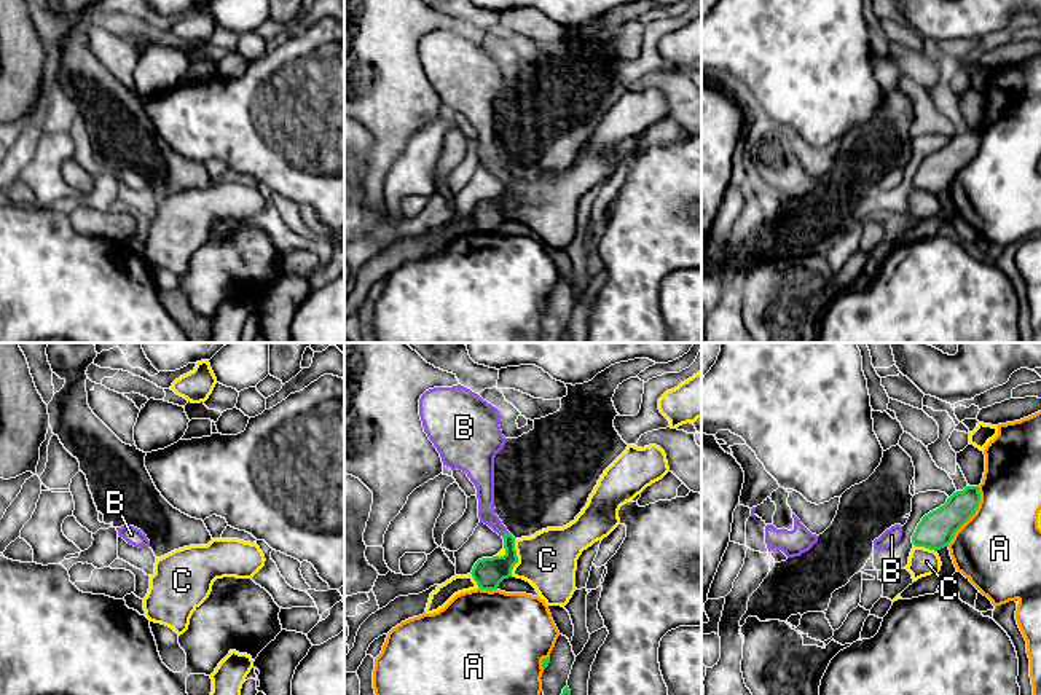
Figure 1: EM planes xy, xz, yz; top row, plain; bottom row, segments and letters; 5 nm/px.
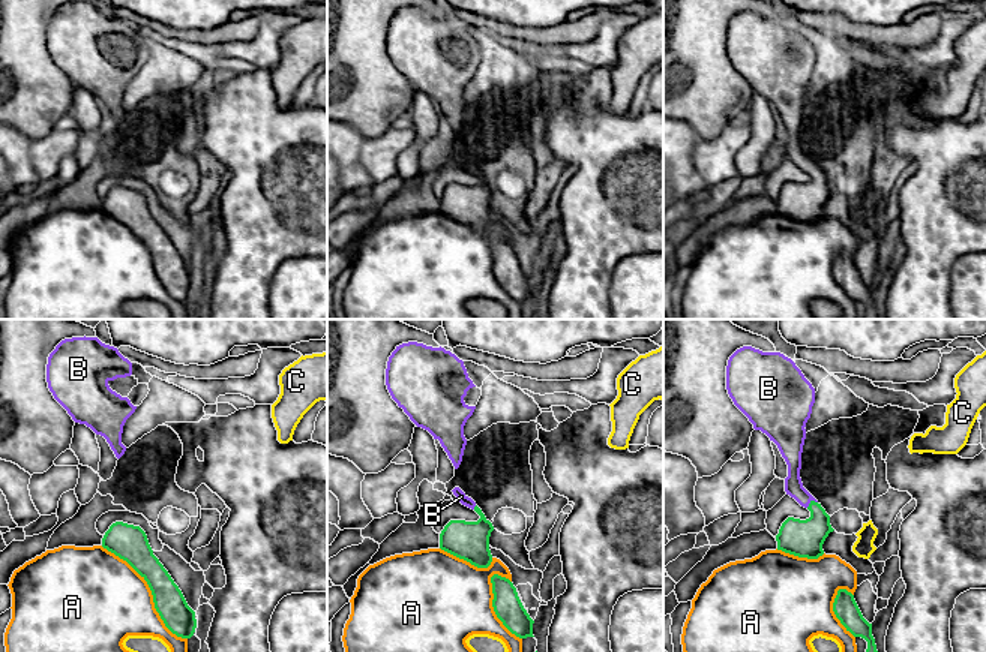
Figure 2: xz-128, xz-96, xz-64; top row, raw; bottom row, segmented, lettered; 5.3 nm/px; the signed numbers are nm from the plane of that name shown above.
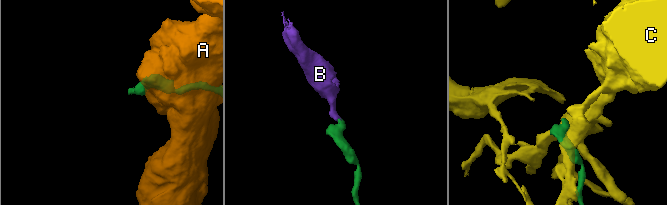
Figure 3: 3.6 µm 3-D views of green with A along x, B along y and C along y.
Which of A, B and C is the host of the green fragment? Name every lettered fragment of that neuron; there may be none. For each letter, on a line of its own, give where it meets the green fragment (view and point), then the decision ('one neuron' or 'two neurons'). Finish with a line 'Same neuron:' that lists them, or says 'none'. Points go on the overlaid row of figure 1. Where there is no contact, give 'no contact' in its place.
A: yz (971, 515) | two neurons
B: xz (504, 534) | one neuron
C: xz (517, 558) | two neurons
Same neuron: B

